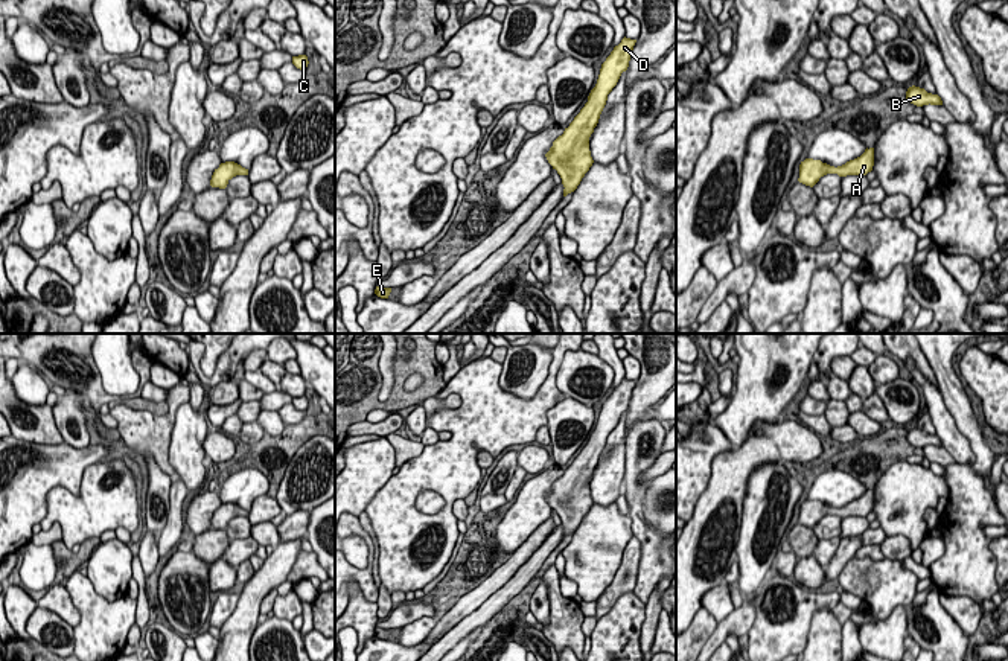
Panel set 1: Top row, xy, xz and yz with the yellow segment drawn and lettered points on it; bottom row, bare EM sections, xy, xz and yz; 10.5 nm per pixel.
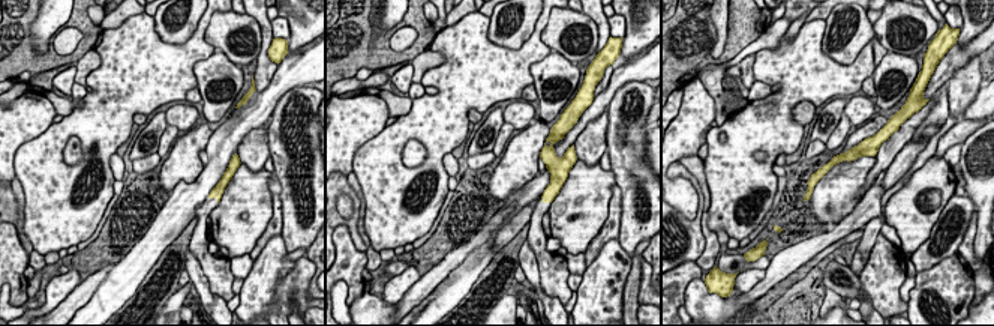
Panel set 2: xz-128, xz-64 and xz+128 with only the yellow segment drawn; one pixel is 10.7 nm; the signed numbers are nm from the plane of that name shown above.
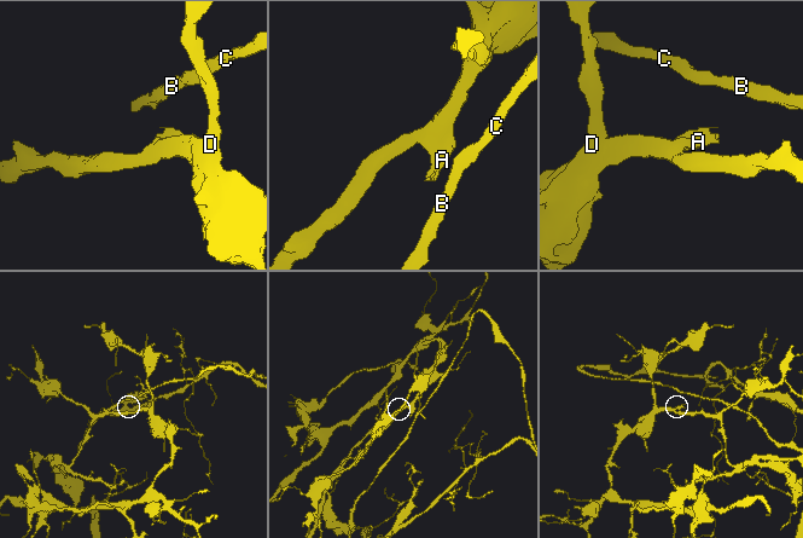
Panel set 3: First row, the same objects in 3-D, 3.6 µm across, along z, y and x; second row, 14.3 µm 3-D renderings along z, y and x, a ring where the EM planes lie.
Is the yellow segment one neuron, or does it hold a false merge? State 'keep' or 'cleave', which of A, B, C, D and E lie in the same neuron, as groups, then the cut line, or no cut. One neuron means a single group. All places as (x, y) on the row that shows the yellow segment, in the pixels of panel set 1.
cleave; groups A E / B C D; cut xz (568, 127), (568, 143), (577, 145), (577, 165), (588, 169)

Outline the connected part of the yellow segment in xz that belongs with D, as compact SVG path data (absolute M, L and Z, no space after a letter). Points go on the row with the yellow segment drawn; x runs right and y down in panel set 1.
M623 38L614 47L611 55L601 64L595 87L588 96L588 102L569 123L569 160L573 160L573 146L579 145L579 169L589 169L594 163L589 151L589 137L598 123L600 114L606 105L608 94L617 85L623 72L627 70L632 50L636 40Z

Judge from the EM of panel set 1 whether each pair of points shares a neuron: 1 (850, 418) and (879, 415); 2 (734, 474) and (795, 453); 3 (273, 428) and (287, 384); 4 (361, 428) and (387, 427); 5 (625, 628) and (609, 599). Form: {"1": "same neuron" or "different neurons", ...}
{"1": "same neuron", "2": "same neuron", "3": "different neurons", "4": "same neuron", "5": "different neurons"}

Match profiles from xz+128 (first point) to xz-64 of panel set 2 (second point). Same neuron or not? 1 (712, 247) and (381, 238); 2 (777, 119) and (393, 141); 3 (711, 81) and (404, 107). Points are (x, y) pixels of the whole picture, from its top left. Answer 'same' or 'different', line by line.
1: different
2: same
3: same

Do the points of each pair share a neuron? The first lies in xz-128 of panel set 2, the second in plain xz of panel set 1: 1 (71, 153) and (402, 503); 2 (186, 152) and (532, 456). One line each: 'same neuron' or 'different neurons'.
1: different neurons
2: different neurons

